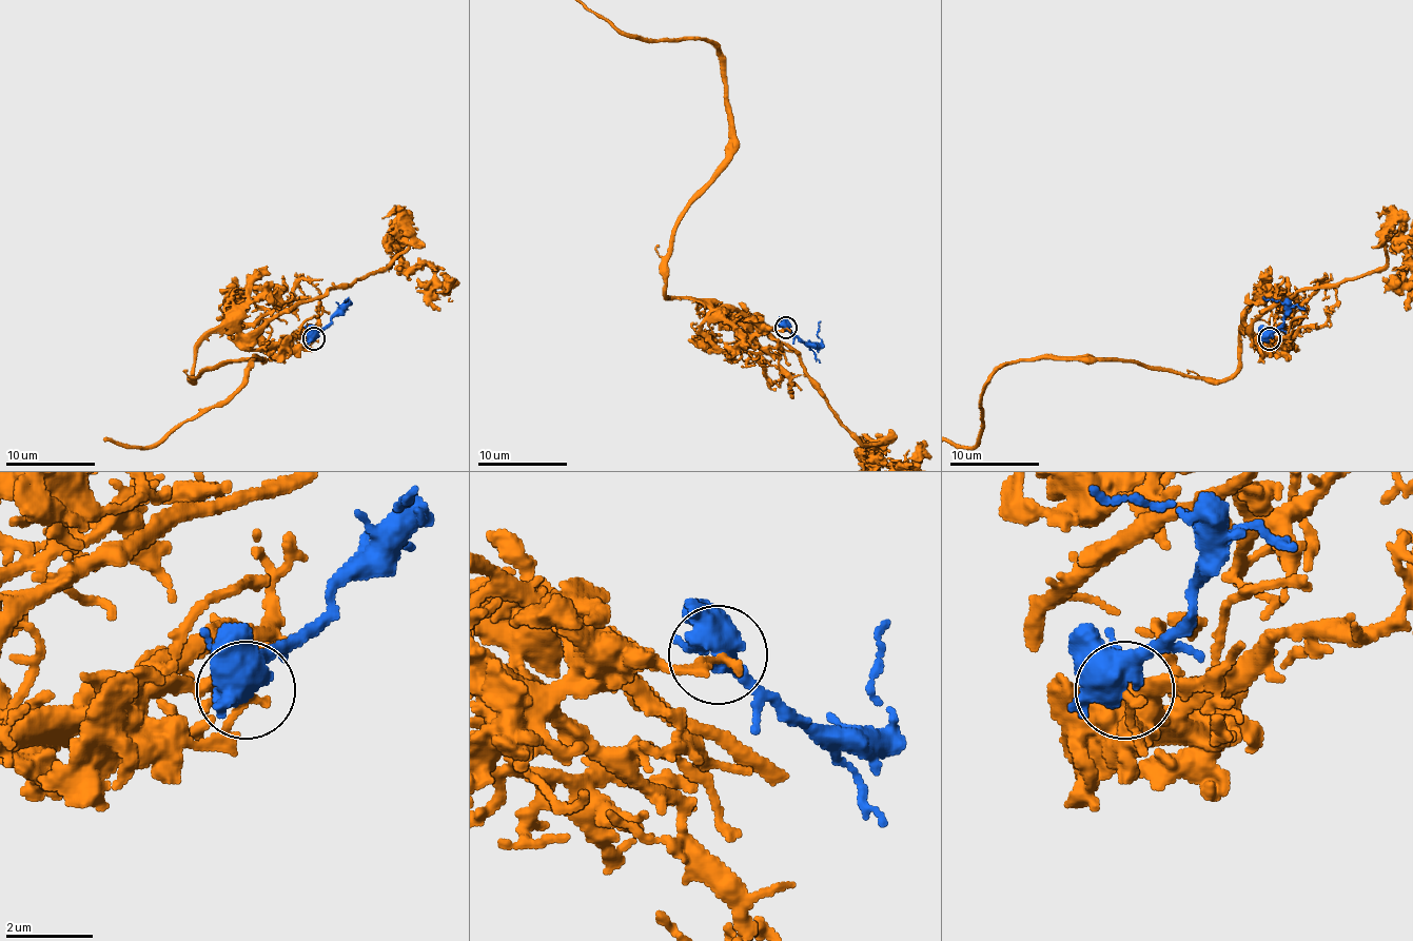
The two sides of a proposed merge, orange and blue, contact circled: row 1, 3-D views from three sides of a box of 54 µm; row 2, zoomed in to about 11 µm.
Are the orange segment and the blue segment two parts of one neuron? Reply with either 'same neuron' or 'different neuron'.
different neuron

